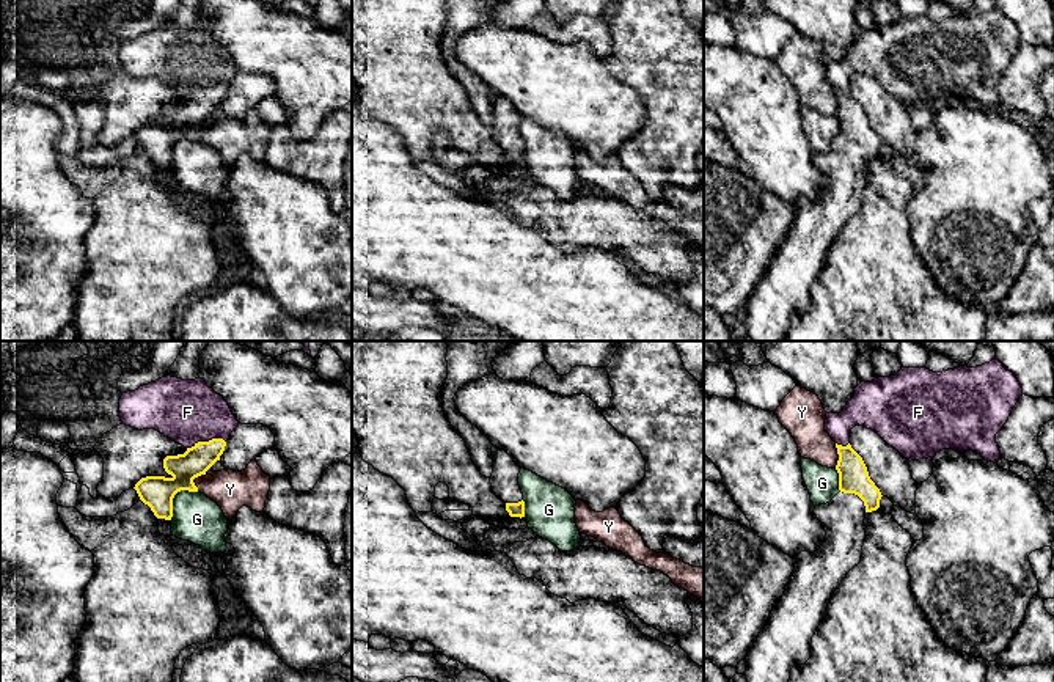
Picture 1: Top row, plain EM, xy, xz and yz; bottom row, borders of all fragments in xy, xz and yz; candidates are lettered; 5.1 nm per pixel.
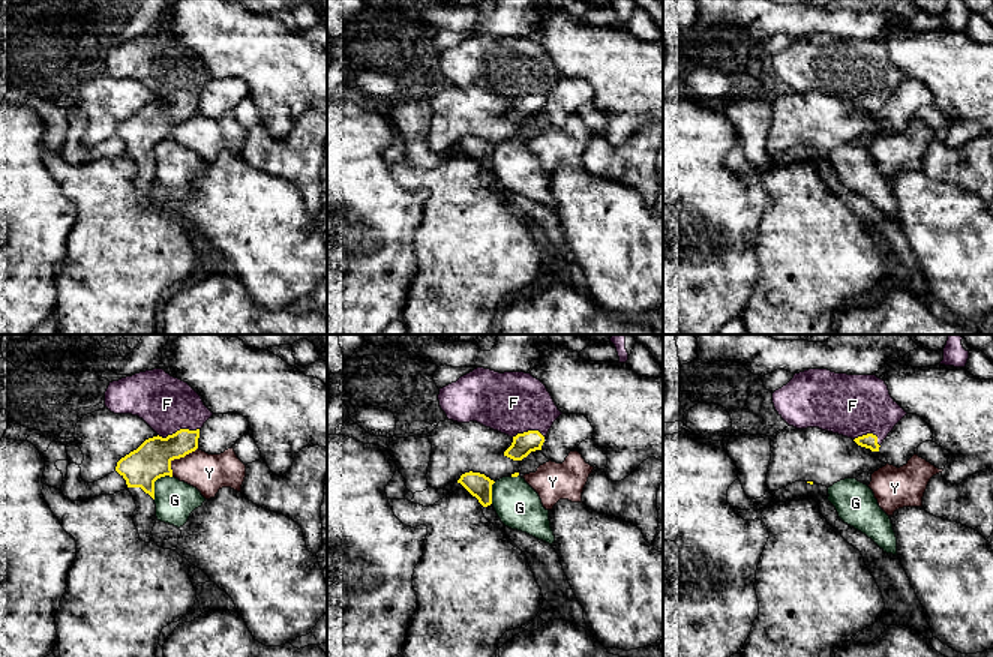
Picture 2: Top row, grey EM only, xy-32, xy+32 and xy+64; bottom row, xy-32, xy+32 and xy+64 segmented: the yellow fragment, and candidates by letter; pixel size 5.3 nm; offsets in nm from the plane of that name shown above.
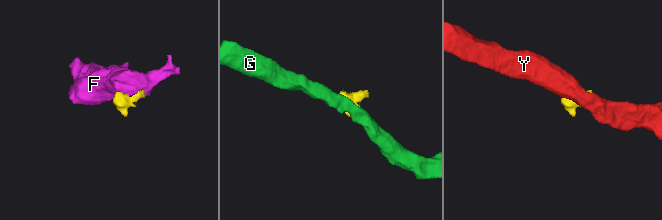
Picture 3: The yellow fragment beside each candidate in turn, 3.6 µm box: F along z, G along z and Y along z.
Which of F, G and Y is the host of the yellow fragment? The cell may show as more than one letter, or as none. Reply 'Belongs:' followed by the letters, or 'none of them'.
Belongs: F

